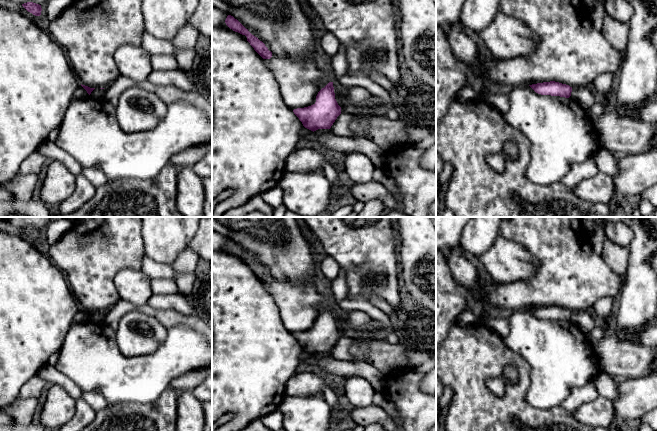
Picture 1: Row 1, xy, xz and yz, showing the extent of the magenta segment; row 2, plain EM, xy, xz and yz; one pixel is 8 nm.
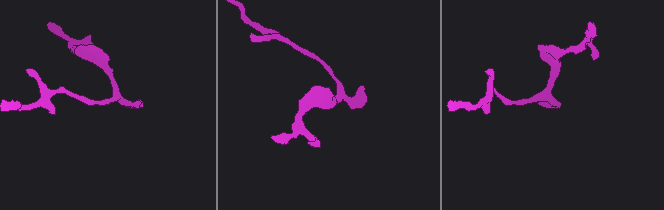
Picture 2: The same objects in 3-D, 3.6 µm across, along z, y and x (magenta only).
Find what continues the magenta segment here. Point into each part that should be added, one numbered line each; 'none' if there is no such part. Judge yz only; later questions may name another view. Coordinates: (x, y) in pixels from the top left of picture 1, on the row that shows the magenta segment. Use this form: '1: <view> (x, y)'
none

